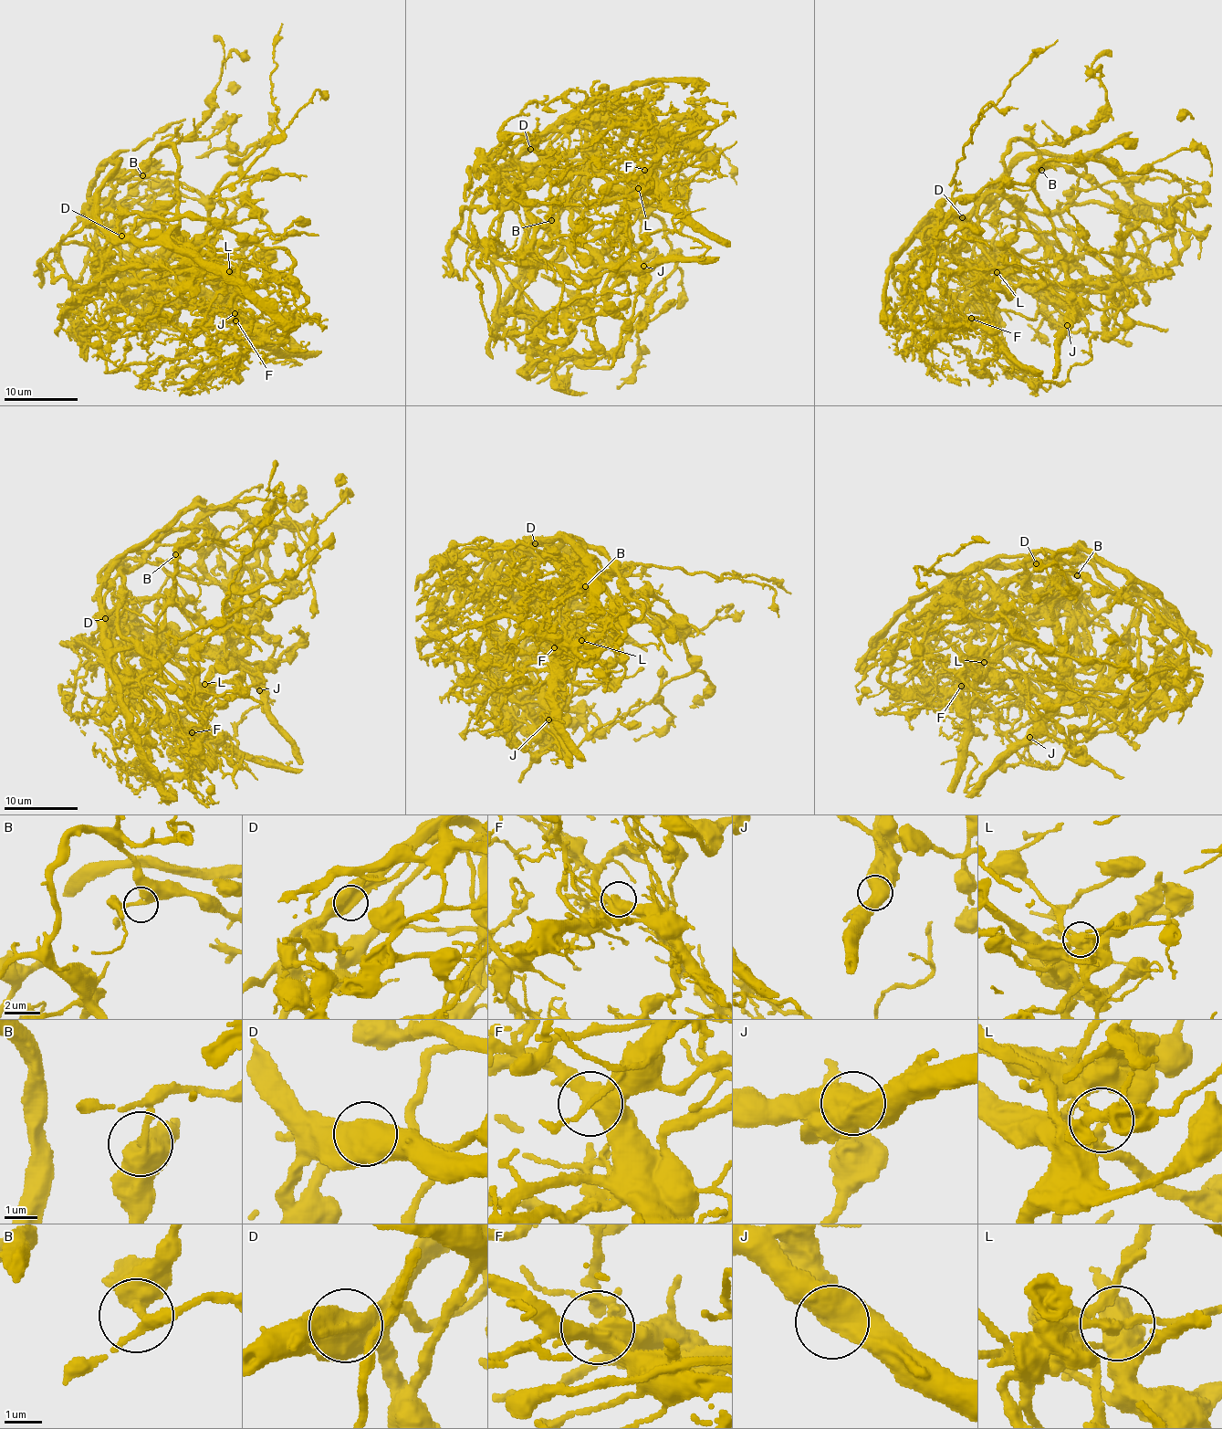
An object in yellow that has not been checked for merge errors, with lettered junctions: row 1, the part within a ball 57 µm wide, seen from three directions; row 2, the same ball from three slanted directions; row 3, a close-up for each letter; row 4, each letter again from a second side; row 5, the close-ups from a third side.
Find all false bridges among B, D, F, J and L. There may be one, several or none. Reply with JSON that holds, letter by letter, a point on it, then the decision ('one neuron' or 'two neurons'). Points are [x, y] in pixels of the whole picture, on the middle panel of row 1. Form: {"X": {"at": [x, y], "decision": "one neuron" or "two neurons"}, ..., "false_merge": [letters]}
{"B": {"at": [551, 220], "decision": "one neuron"}, "D": {"at": [530, 149], "decision": "two neurons"}, "F": {"at": [644, 170], "decision": "one neuron"}, "J": {"at": [643, 266], "decision": "two neurons"}, "L": {"at": [638, 188], "decision": "two neurons"}, "false_merge": ["D", "J", "L"]}

